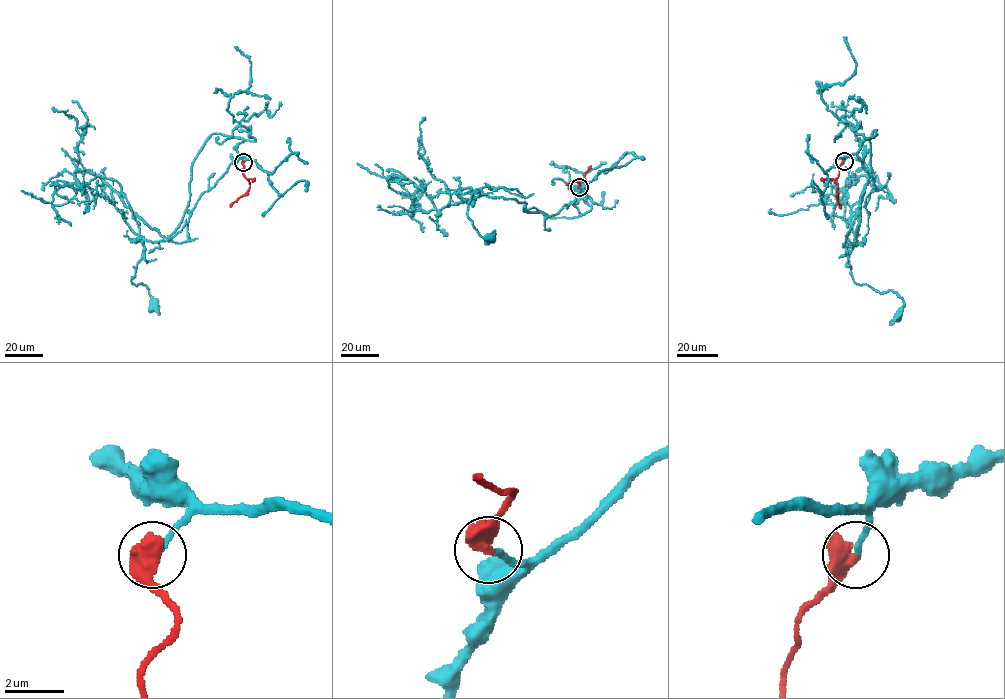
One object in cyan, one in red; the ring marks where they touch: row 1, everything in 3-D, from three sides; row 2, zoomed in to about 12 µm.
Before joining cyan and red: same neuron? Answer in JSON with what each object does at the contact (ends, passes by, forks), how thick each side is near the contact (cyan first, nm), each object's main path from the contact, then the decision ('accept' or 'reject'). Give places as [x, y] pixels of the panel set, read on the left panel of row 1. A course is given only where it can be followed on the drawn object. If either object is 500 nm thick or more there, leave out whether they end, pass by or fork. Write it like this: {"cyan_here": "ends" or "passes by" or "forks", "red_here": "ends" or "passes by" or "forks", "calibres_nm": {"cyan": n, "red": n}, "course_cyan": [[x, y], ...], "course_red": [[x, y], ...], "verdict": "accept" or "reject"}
{"calibres_nm": {"cyan": 190, "red": 700}, "course_cyan": [[242, 162], [243, 140], [211, 135], [167, 237], [126, 206], [143, 246], [131, 282], [153, 307]], "course_red": [[242, 162], [242, 174], [250, 184], [249, 189], [230, 206]], "verdict": "accept"}

